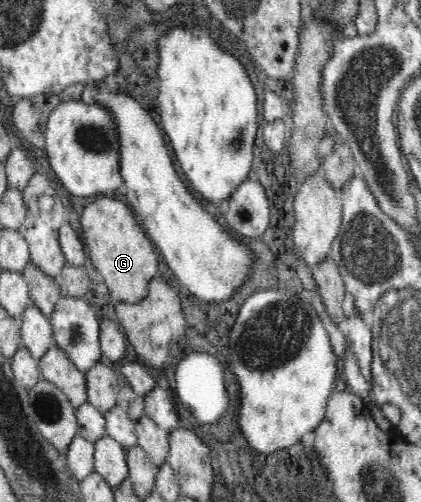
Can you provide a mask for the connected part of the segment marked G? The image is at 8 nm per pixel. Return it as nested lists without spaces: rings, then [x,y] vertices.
[[[99,198],[81,212],[79,219],[81,220],[81,231],[83,231],[81,234],[83,244],[85,242],[85,248],[89,249],[89,256],[93,266],[96,267],[96,271],[105,279],[111,298],[133,304],[145,297],[147,285],[157,276],[158,253],[155,252],[155,247],[150,239],[145,236],[146,232],[141,229],[133,210],[123,202],[117,202],[111,198]]]

